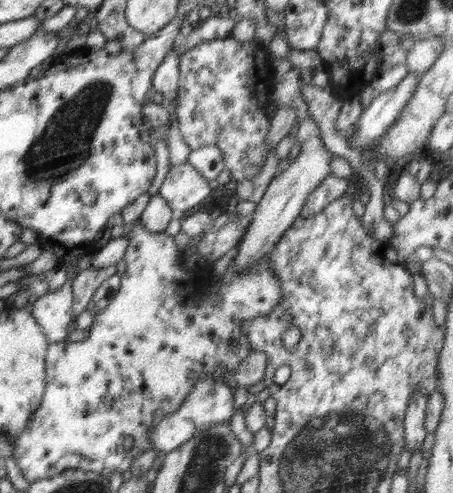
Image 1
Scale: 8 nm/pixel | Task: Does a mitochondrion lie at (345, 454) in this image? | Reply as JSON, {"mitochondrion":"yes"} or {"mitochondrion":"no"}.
{"mitochondrion":"yes"}

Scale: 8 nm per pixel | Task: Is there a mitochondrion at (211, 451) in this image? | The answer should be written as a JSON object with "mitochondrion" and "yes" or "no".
{"mitochondrion":"yes"}

